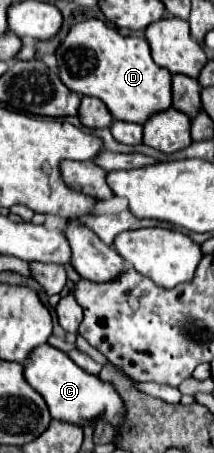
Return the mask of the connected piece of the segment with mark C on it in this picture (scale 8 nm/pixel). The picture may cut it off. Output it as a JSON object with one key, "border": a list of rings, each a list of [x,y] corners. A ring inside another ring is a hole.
{"border":[[[45,344],[45,346],[37,346],[37,350],[33,350],[33,354],[29,354],[27,360],[31,360],[31,362],[25,364],[23,376],[29,382],[29,386],[33,390],[37,390],[43,396],[43,400],[47,402],[47,406],[51,410],[51,418],[79,424],[79,426],[93,422],[97,418],[107,418],[115,426],[121,424],[125,406],[123,406],[119,394],[115,392],[115,388],[107,382],[101,382],[97,376],[81,370],[65,352]]]}

